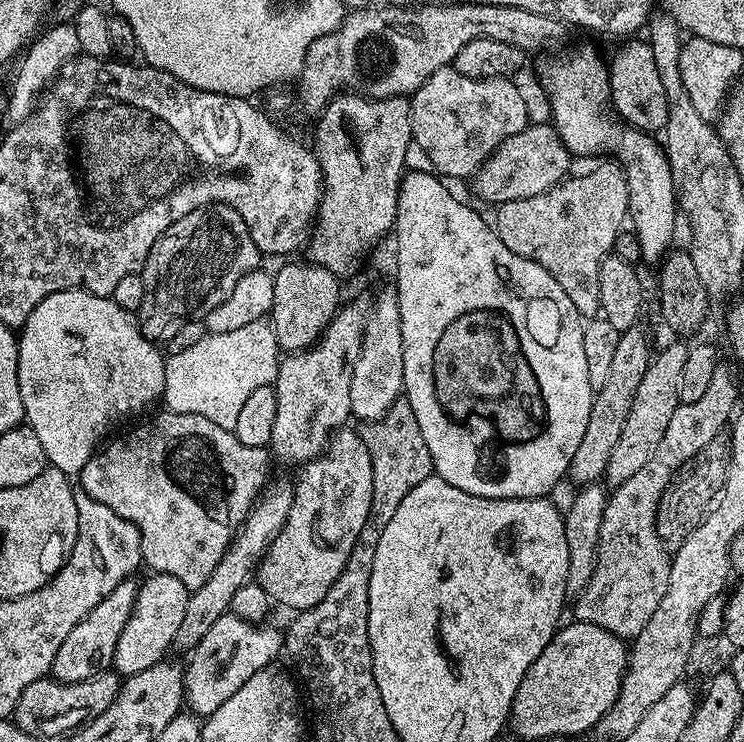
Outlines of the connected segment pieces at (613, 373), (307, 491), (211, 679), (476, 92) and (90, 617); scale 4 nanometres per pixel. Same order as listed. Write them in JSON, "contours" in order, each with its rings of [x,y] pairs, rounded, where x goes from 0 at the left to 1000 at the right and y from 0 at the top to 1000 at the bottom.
{"contours":[[[[856,439],[841,445],[831,456],[831,468],[820,492],[820,505],[809,526],[798,530],[793,547],[793,569],[788,569],[788,585],[782,585],[782,596],[763,629],[762,646],[776,655],[802,651],[815,633],[815,623],[820,623],[820,606],[831,596],[836,585],[836,574],[841,574],[841,558],[847,558],[847,546],[852,543],[852,531],[863,515],[863,504],[876,492],[879,468],[876,458]]],[[[464,574],[448,582],[434,613],[415,620],[402,636],[403,643],[395,647],[387,701],[366,726],[360,745],[347,761],[347,784],[358,795],[362,810],[371,813],[372,809],[391,822],[409,825],[413,819],[427,817],[427,811],[438,806],[444,790],[454,784],[454,774],[460,774],[470,752],[470,741],[476,741],[481,720],[487,720],[487,709],[492,709],[503,660],[503,633],[497,628],[497,606],[492,606],[492,596],[487,596],[483,581],[477,575]]],[[[310,827],[282,844],[272,865],[251,885],[247,903],[247,947],[262,964],[278,968],[288,962],[340,908],[362,899],[370,891],[366,888],[378,883],[382,871],[378,848],[355,845]]],[[[610,89],[590,92],[578,100],[578,105],[566,119],[552,125],[554,136],[554,187],[558,198],[570,204],[570,210],[582,221],[593,239],[629,237],[638,239],[640,232],[664,208],[664,202],[680,186],[696,181],[712,166],[710,140],[699,125],[692,106],[681,102],[665,102],[644,108],[626,100],[616,100]]],[[[173,779],[153,790],[153,795],[148,795],[148,801],[142,801],[142,806],[137,806],[137,811],[132,811],[132,817],[126,817],[126,822],[121,822],[121,827],[116,827],[116,833],[110,833],[110,838],[105,838],[99,849],[94,849],[94,854],[89,854],[70,894],[71,915],[85,922],[116,919],[132,907],[151,900],[159,860],[175,833],[179,817],[183,815],[185,787],[180,783],[181,780]]]]}

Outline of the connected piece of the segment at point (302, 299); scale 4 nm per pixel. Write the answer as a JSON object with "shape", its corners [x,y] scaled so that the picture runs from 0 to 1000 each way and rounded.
{"shape":[[[418,353],[409,356],[382,356],[368,367],[368,407],[363,422],[363,435],[371,458],[383,476],[407,474],[429,460],[438,439],[452,427],[458,414],[458,373],[444,364]]]}

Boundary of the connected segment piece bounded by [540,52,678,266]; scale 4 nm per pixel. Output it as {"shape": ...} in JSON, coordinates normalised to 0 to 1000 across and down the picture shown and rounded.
{"shape":[[[774,70],[770,75],[728,82],[726,113],[737,123],[737,140],[742,144],[741,166],[765,206],[824,205],[829,210],[824,212],[844,241],[844,288],[858,332],[863,332],[860,349],[867,357],[882,358],[898,344],[905,333],[903,322],[909,318],[911,276],[901,218],[891,193],[880,182],[851,173],[825,155],[820,144],[823,119],[817,115],[819,96],[819,88],[810,86],[798,71]]]}

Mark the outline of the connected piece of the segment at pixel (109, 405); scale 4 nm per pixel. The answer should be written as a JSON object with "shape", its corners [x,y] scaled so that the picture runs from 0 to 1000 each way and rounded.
{"shape":[[[90,388],[82,394],[67,396],[46,412],[38,433],[24,447],[24,526],[30,531],[30,547],[32,549],[32,566],[36,575],[51,585],[51,596],[56,596],[56,606],[62,606],[62,617],[66,627],[78,633],[83,633],[93,644],[106,643],[108,636],[116,628],[116,623],[136,602],[140,586],[156,571],[160,561],[172,561],[176,555],[188,555],[198,544],[204,544],[216,538],[220,531],[220,487],[222,481],[215,480],[215,474],[206,460],[198,458],[191,450],[184,427],[179,422],[164,418],[142,399],[133,399],[125,394],[116,394],[110,388]]]}

